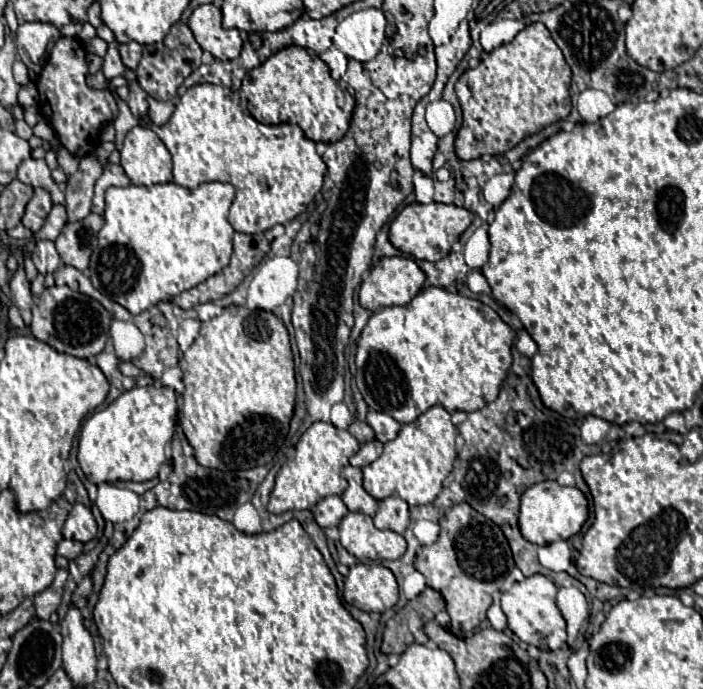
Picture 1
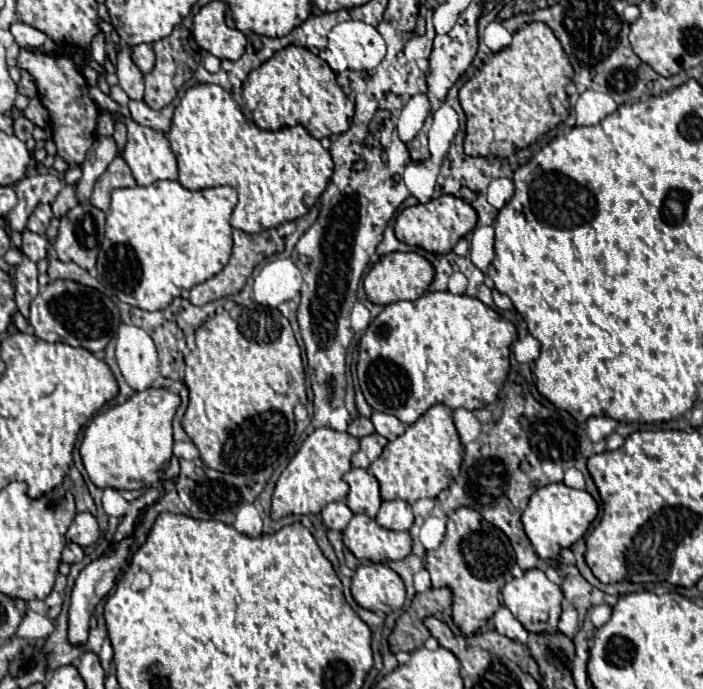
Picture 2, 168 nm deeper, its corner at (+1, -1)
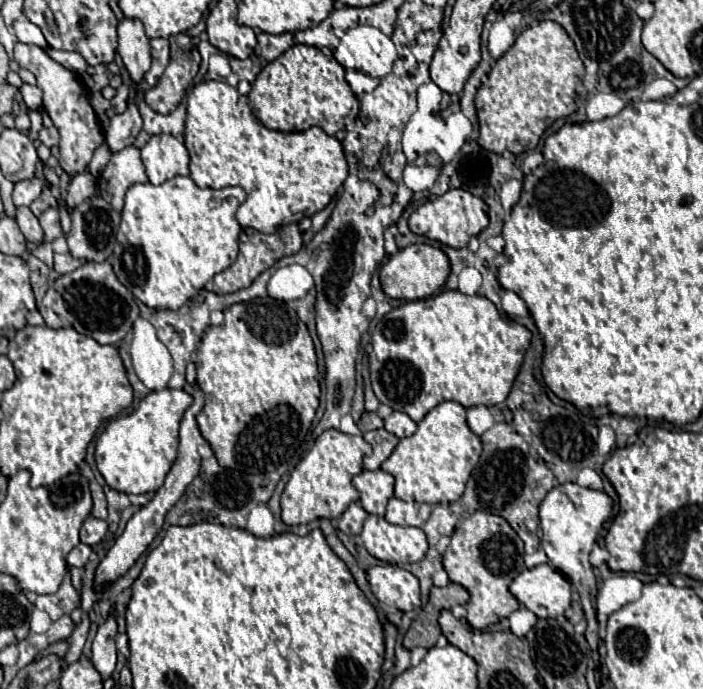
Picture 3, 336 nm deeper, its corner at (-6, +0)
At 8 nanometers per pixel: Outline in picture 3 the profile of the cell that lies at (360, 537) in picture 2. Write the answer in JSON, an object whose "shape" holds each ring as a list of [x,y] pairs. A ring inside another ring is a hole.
{"shape":[[[369,516],[359,536],[371,556],[399,566],[419,562],[429,548],[421,528],[393,526],[379,516]]]}

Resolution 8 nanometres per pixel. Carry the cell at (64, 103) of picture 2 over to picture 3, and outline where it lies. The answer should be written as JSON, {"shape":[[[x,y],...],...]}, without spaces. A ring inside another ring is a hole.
{"shape":[[[17,42],[13,58],[21,68],[27,68],[29,72],[35,74],[37,86],[43,90],[43,108],[47,110],[55,128],[61,134],[61,140],[59,140],[59,150],[61,150],[59,164],[61,164],[61,168],[71,176],[85,172],[89,160],[93,158],[93,152],[105,140],[103,128],[97,120],[97,114],[91,108],[89,90],[79,82],[79,78],[71,70],[67,70],[59,62],[51,60],[51,56],[47,56],[47,52],[39,46],[29,46],[29,44]]]}

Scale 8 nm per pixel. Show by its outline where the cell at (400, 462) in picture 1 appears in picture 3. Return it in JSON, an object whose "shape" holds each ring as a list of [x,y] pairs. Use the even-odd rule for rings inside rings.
{"shape":[[[441,402],[419,422],[419,430],[413,436],[399,440],[393,454],[381,464],[381,470],[389,472],[395,478],[395,498],[401,498],[405,502],[413,500],[427,504],[455,502],[461,498],[465,482],[471,476],[471,470],[475,468],[479,454],[481,454],[481,440],[469,430],[465,422],[465,408],[459,402]]]}

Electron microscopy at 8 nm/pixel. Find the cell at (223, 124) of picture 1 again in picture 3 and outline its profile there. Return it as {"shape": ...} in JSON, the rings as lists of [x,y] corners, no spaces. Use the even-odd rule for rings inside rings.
{"shape":[[[219,80],[201,82],[191,90],[187,98],[185,148],[191,156],[191,180],[199,188],[241,186],[247,192],[247,200],[239,206],[237,220],[243,228],[255,228],[263,234],[277,232],[283,224],[309,218],[323,210],[347,178],[347,160],[339,140],[325,134],[317,126],[305,132],[269,130],[251,112],[247,96],[241,96],[237,88]]]}

